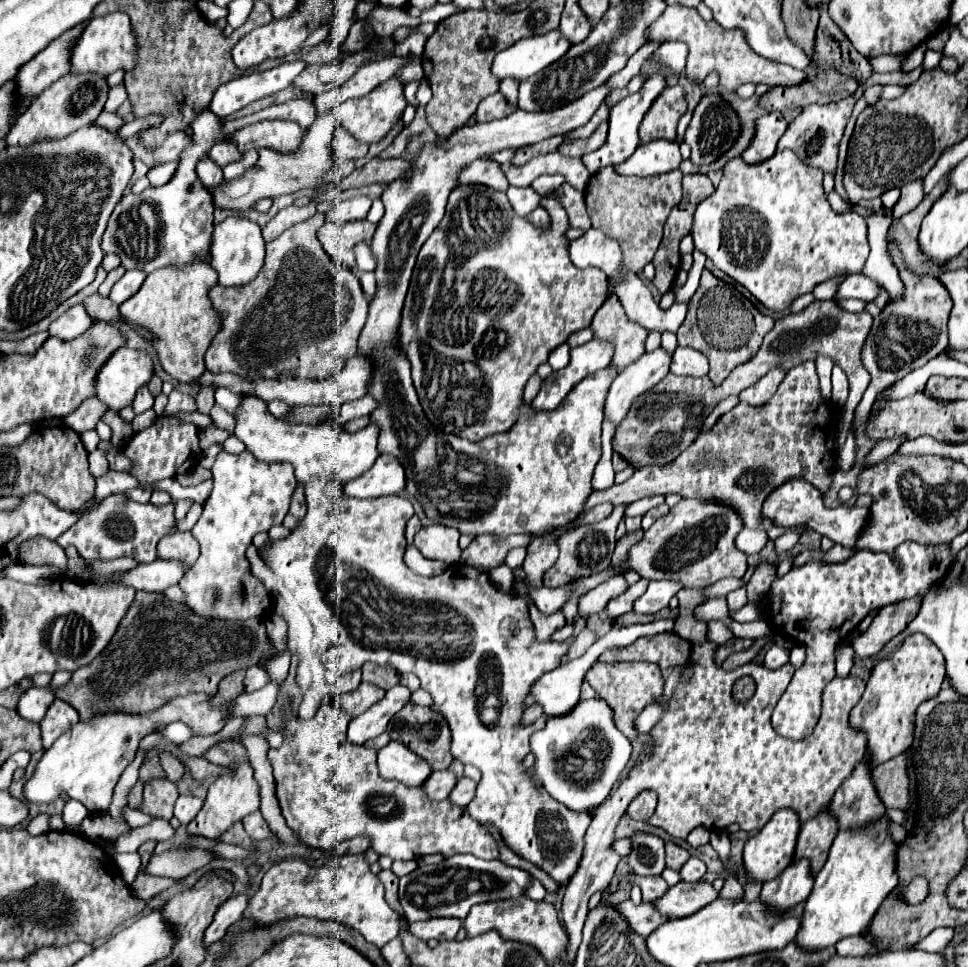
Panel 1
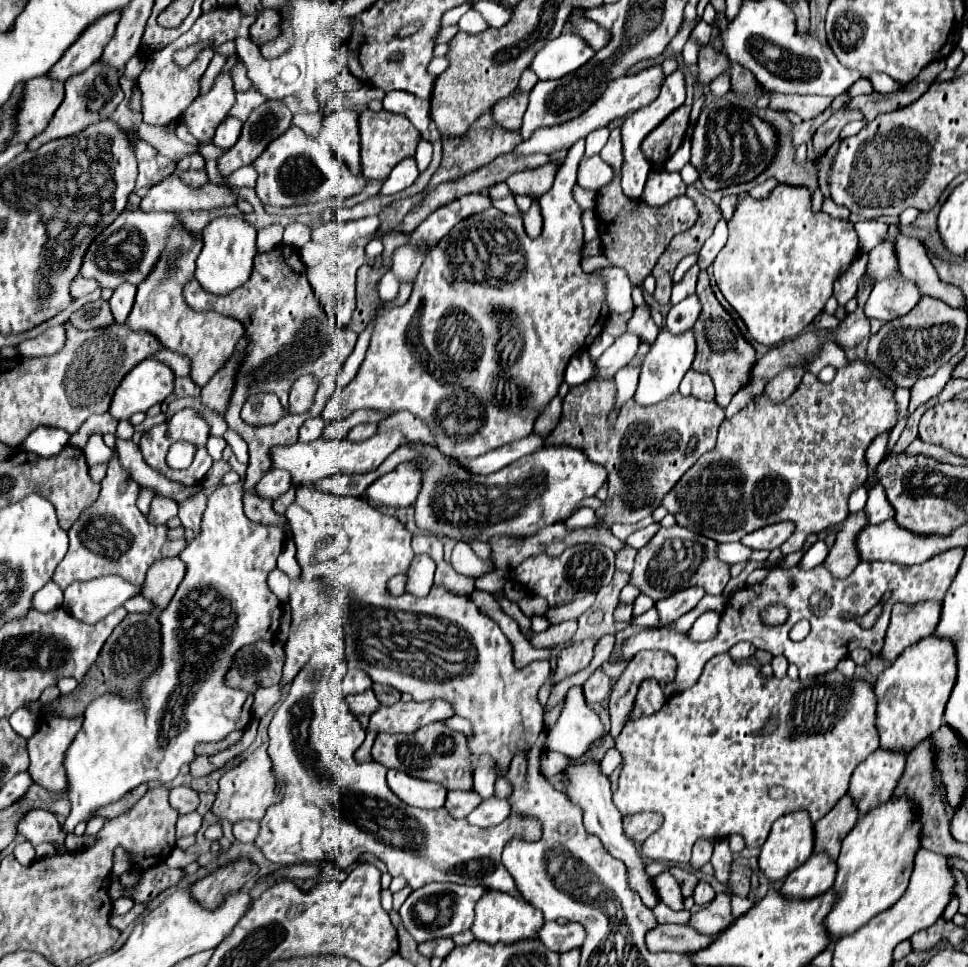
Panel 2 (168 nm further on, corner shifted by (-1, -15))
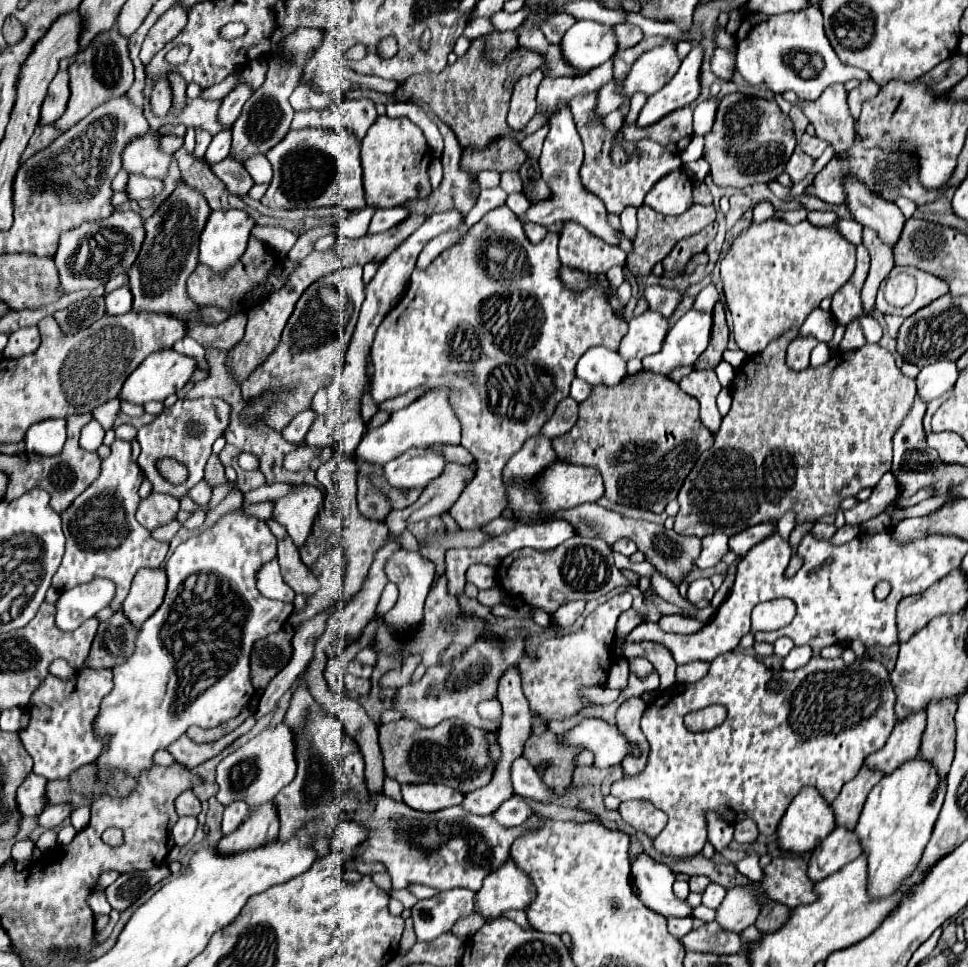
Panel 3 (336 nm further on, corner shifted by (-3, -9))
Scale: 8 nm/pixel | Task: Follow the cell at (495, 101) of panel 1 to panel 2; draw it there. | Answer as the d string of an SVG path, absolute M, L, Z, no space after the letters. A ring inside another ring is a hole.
M514 91L508 97L500 99L500 103L494 105L492 115L496 119L496 123L500 123L504 129L508 131L520 131L522 127L522 115L526 111L528 105L528 95L522 91Z

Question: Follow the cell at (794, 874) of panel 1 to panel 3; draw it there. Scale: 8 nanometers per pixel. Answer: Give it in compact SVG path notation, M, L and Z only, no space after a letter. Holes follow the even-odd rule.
M836 827L810 855L808 859L808 877L812 883L818 883L838 869L842 865L848 865L854 861L862 849L858 847L858 839L852 831L844 827Z

